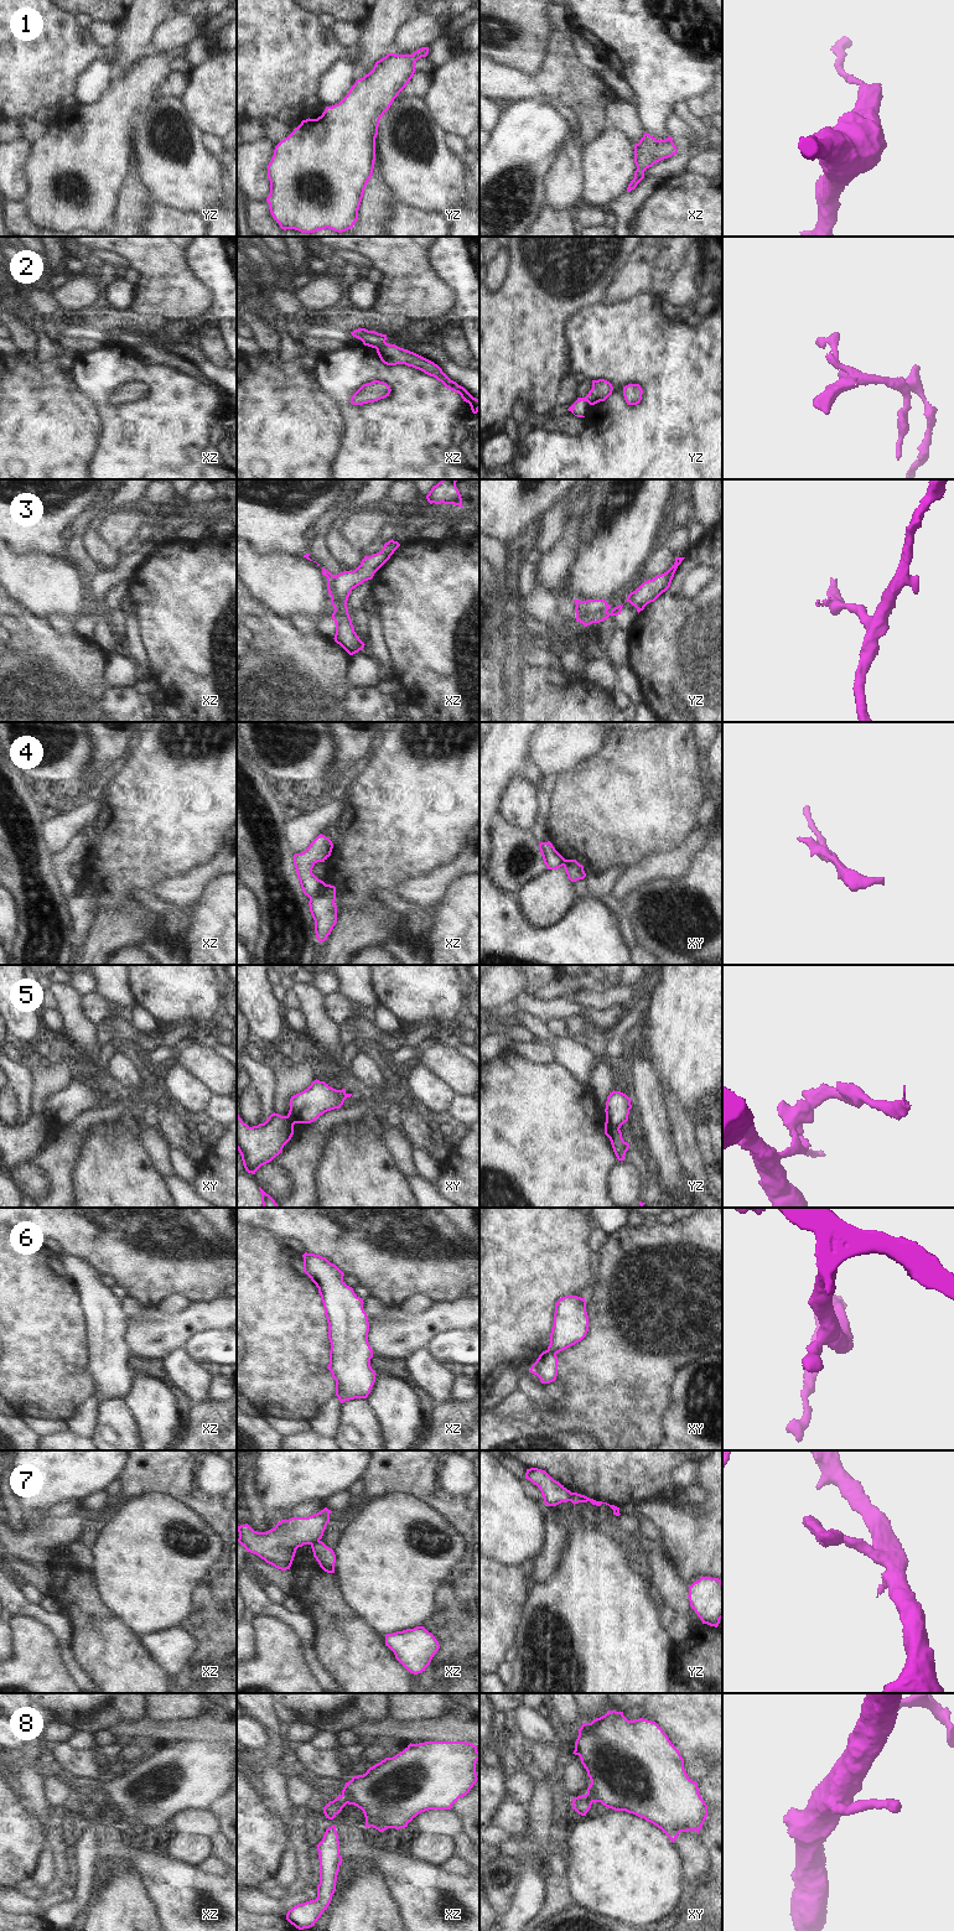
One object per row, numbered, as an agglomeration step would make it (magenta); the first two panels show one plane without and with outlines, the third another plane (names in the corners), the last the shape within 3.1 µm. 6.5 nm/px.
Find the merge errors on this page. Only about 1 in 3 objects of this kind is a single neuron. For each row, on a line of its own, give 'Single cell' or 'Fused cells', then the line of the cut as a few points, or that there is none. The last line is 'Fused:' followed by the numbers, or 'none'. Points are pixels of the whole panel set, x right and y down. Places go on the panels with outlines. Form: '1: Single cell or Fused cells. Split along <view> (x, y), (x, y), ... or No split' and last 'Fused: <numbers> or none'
1: Single cell. No split
2: Fused cells. Split along xz (384, 341), (374, 347)
3: Fused cells. Split along yz (606, 611), (580, 612), (576, 616)
4: Fused cells. Split along xz (325, 883), (310, 898)
5: Fused cells. Split along yz (606, 1119), (618, 1128)
6: Fused cells. Split along xy (548, 1349), (555, 1354)
7: Fused cells. Split along xz (319, 1540), (311, 1545)
8: Fused cells. Split along xz (341, 1795), (347, 1802)
Fused: 2, 3, 4, 5, 6, 7, 8.

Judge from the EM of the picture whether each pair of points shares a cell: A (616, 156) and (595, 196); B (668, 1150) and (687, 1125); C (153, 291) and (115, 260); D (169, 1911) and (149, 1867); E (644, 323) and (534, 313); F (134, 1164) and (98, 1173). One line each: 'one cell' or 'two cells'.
A: one cell
B: two cells
C: two cells
D: one cell
E: two cells
F: one cell

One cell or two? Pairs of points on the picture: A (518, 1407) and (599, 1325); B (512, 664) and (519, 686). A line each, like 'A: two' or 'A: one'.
A: one
B: two

